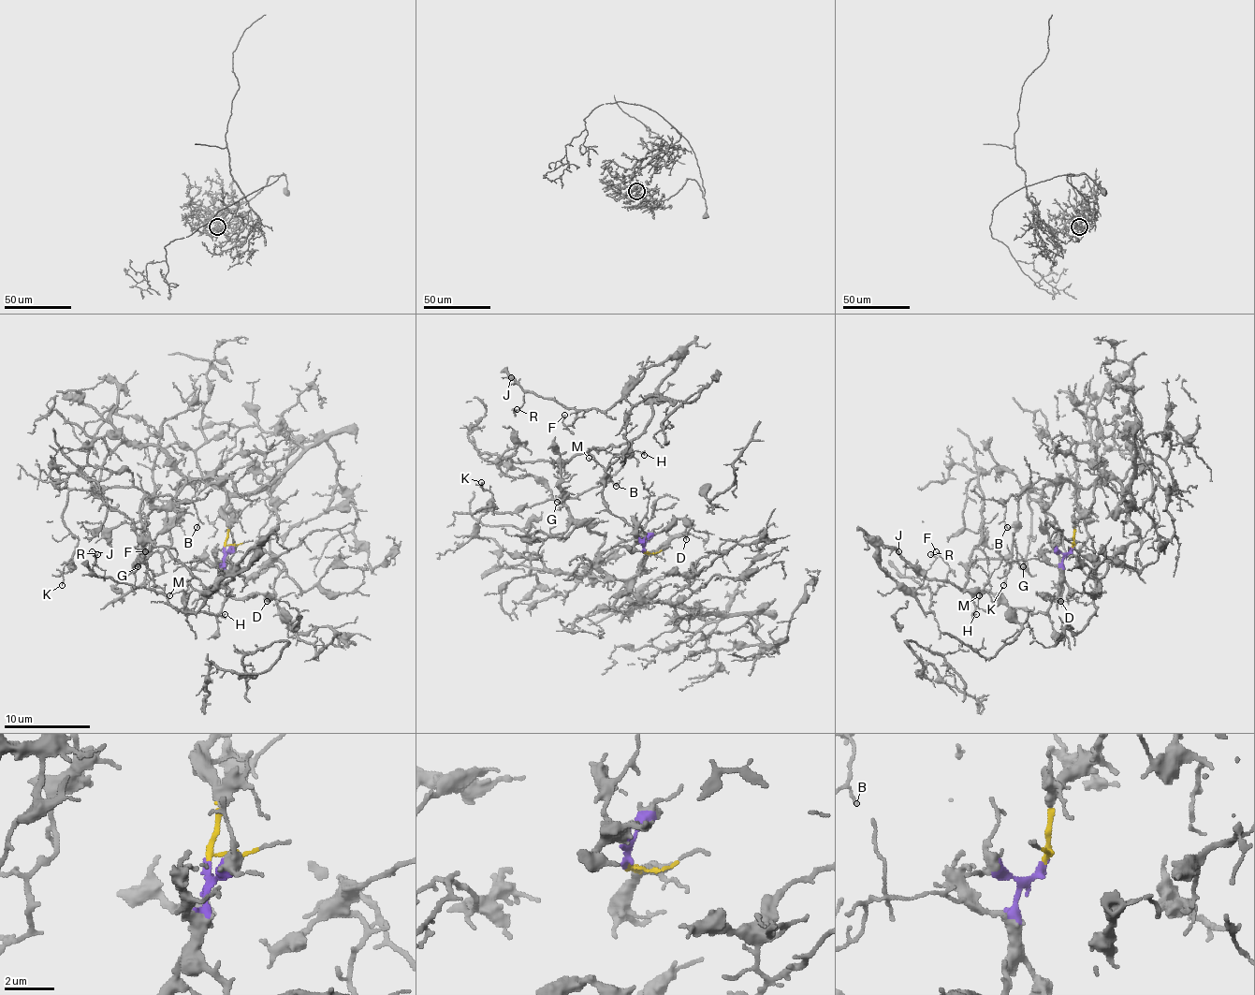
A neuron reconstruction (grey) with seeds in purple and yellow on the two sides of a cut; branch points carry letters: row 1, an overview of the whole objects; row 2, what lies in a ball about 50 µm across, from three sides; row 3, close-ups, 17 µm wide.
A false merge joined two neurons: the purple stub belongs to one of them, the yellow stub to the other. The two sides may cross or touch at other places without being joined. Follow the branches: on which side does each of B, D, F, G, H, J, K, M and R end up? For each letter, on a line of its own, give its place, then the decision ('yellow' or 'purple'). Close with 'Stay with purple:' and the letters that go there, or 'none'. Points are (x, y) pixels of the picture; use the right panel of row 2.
B: (1007, 527) | yellow
D: (1060, 601) | purple
F: (936, 551) | purple
G: (1023, 566) | yellow
H: (976, 614) | purple
J: (898, 551) | purple
K: (1003, 585) | yellow
M: (979, 595) | purple
R: (930, 554) | purple
Stay with purple: D, F, H, J, M, R

